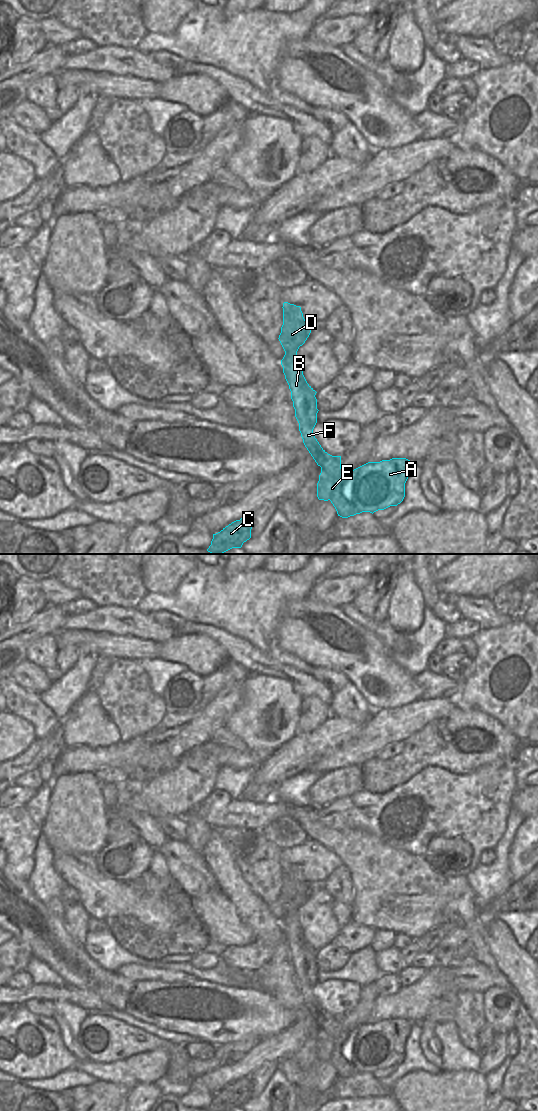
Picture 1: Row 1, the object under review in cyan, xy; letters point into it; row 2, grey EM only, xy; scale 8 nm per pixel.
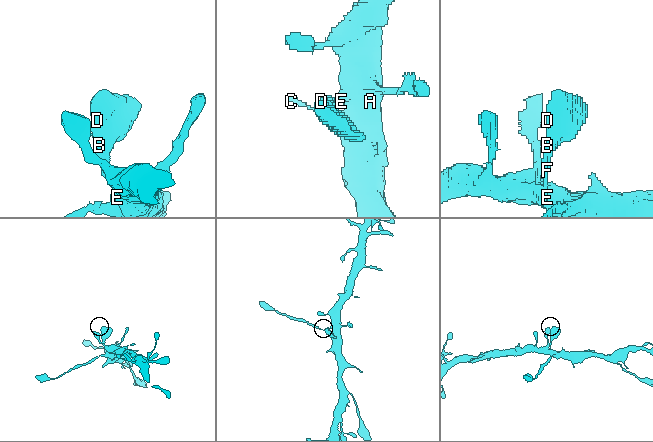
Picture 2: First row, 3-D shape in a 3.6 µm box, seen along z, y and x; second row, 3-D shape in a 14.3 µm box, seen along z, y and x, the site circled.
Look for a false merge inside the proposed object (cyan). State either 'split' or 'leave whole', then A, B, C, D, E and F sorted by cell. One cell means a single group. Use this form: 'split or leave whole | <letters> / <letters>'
leave whole | A B C D E F

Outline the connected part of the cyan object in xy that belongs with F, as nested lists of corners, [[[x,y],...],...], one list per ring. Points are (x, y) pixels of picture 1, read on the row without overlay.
[[[283,863],[283,885],[279,901],[285,911],[281,920],[283,933],[291,951],[291,959],[295,969],[295,977],[299,983],[299,991],[303,1003],[318,1026],[321,1027],[317,1043],[317,1057],[319,1060],[330,1060],[338,1076],[348,1078],[362,1072],[374,1073],[390,1066],[397,1066],[405,1057],[405,1043],[414,1024],[406,1018],[392,1018],[380,1022],[368,1022],[350,1032],[341,1029],[341,1016],[328,1014],[313,995],[317,983],[316,951],[307,943],[303,929],[299,923],[297,911],[311,893],[311,884],[306,882],[300,866]]]

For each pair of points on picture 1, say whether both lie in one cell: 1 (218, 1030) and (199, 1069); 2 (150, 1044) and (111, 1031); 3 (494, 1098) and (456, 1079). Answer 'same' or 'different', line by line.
1: different
2: same
3: different

